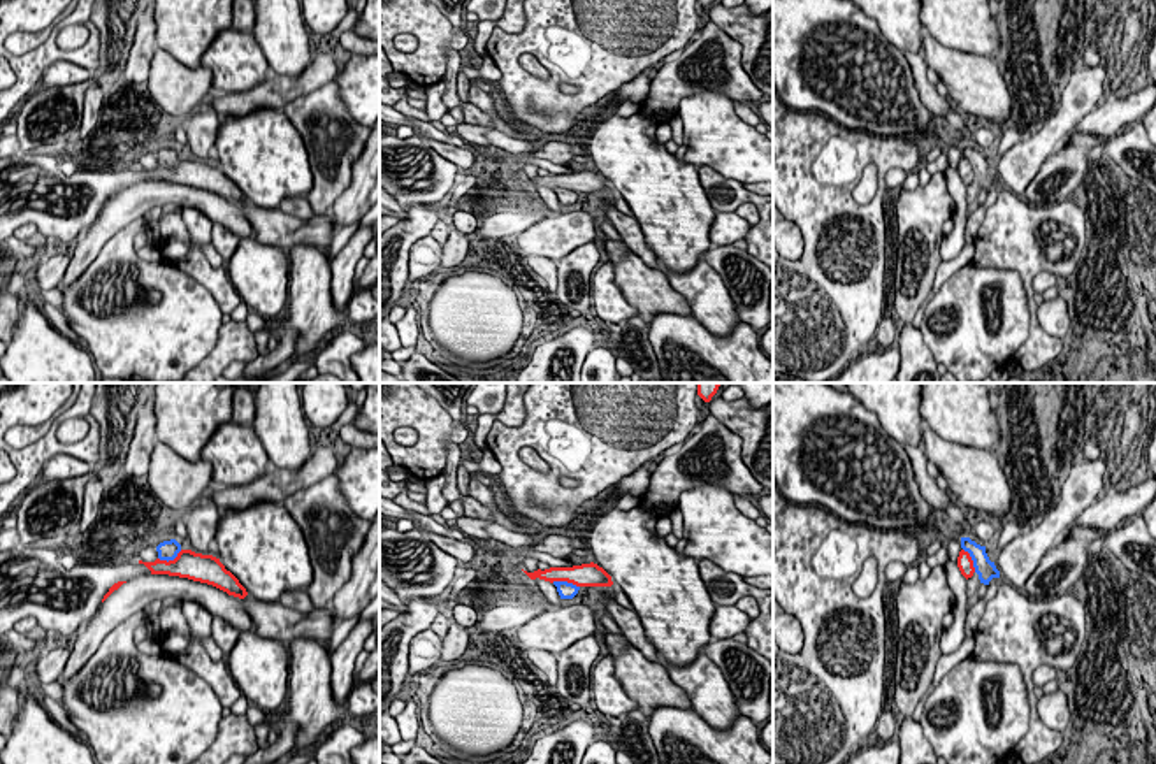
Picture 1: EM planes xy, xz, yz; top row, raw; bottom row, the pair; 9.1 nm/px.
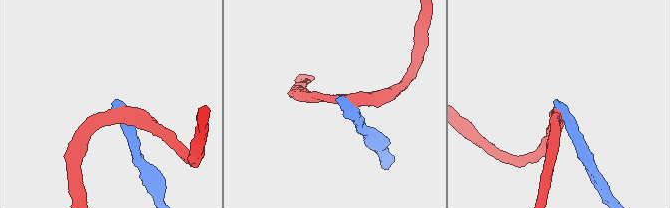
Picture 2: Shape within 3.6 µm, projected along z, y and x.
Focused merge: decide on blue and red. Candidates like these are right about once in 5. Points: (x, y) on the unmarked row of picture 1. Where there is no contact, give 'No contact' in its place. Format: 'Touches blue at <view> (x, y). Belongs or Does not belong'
Touches blue at xz (566, 188). Does not belong

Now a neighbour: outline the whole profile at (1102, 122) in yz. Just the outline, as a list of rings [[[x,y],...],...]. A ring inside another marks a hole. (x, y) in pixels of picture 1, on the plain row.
[[[1151,79],[1140,91],[1130,93],[1124,98],[1109,95],[1100,107],[1084,116],[1084,119],[1066,137],[1063,137],[1063,146],[1070,142],[1073,133],[1109,137],[1124,123],[1147,114],[1154,102],[1156,84]]]

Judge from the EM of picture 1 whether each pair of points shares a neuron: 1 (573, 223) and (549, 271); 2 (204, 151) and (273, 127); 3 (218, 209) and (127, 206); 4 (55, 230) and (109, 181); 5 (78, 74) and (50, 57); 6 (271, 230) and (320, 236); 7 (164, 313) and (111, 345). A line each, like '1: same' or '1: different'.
1: different
2: different
3: same
4: same
5: different
6: same
7: same

